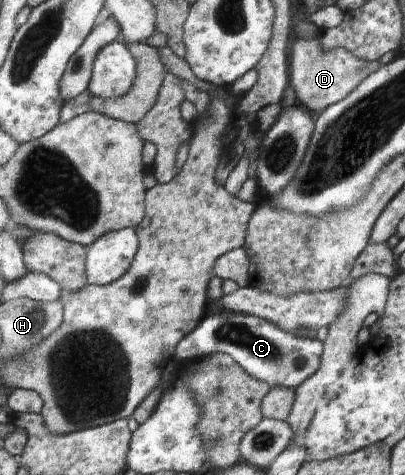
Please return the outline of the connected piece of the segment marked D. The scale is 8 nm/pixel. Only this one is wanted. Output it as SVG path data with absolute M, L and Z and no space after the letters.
M318 28L314 39L295 40L291 65L291 83L293 84L291 99L303 103L311 112L323 112L346 99L367 78L380 69L380 61L364 61L350 55L346 50L326 51L319 42Z

